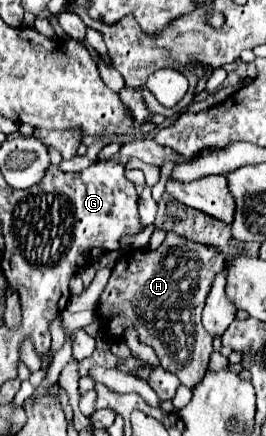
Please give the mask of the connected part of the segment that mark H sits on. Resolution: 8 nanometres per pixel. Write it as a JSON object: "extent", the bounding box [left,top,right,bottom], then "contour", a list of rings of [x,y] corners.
{"extent":[97,232,225,390],"contour":[[[169,232],[157,250],[129,250],[117,260],[97,306],[97,318],[111,340],[119,340],[129,324],[137,326],[139,342],[151,346],[161,368],[173,372],[189,390],[205,376],[213,338],[201,324],[205,294],[213,274],[225,266],[217,248],[195,244]]]}

